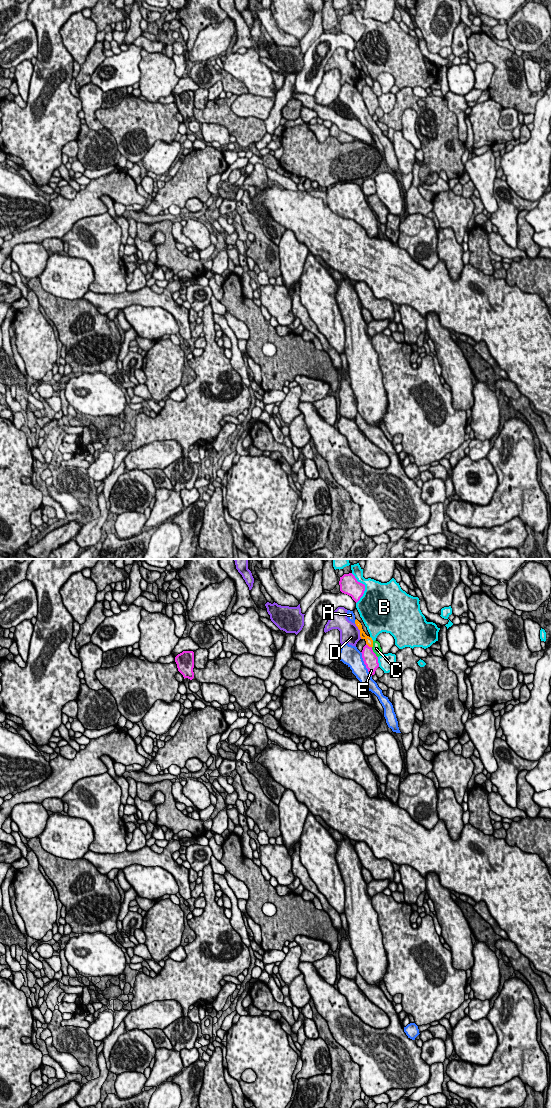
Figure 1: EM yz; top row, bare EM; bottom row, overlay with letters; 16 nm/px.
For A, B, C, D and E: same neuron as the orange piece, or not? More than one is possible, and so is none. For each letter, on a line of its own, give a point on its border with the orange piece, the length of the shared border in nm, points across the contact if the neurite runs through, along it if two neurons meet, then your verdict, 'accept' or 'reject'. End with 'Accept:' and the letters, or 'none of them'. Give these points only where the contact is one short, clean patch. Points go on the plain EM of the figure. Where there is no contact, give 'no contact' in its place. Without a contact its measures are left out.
A: contact yz (355, 61); length 90 nm; reject
B: contact yz (371, 78); length 100 nm; reject
C: contact yz (372, 84); length 110 nm; border yz (373, 81), (372, 87); reject
D: contact yz (360, 71); length 280 nm; reject
E: contact yz (369, 86); length 120 nm; reject
Accept: none of them

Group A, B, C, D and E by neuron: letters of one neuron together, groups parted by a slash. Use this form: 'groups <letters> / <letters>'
groups A / B / C / D / E

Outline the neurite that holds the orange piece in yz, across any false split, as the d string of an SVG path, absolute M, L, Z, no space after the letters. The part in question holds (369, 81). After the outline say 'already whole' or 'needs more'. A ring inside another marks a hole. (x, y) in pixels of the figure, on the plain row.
M356 59L355 60L355 64L356 66L358 67L358 69L360 70L360 77L361 79L364 79L366 81L366 84L369 86L369 87L373 87L373 80L371 77L367 76L365 74L365 72L363 71L362 69L362 65L361 63Z; already whole

